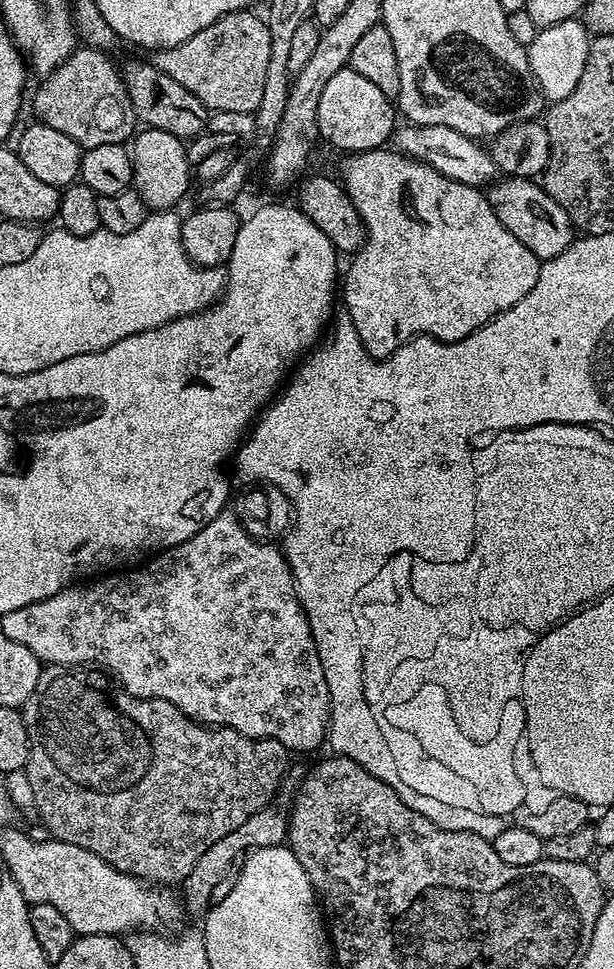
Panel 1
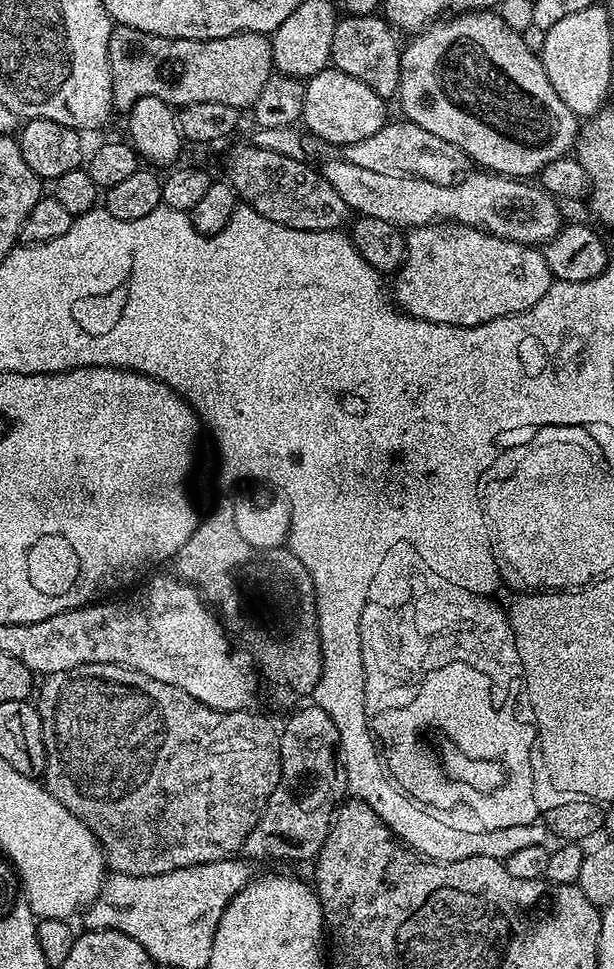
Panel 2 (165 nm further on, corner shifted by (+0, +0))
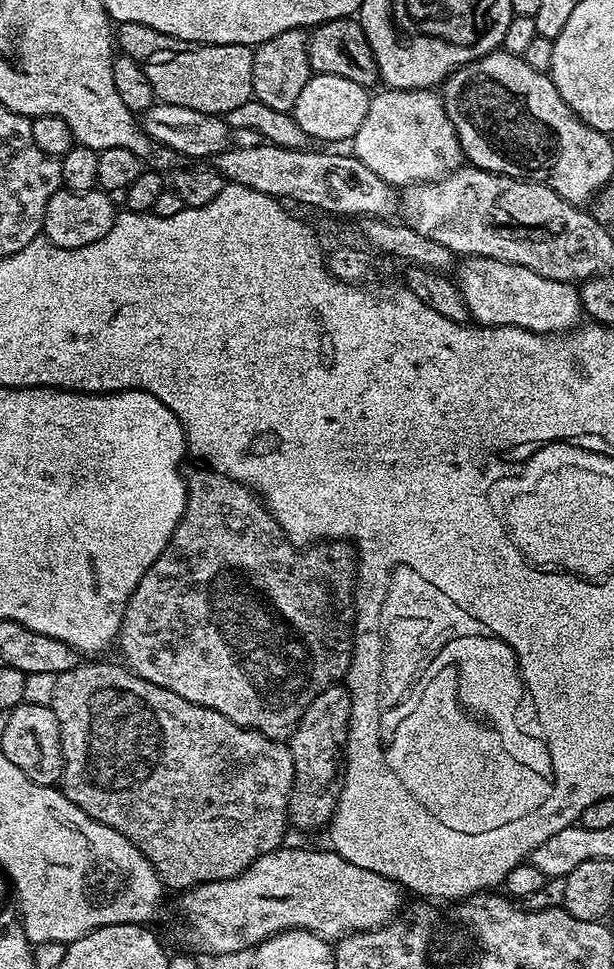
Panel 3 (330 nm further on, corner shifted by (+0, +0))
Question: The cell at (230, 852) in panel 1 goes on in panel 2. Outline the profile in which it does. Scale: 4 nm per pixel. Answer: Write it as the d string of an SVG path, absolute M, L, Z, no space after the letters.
M317 704L300 708L279 733L280 781L270 794L262 818L250 830L242 852L249 861L315 861L332 829L332 821L347 795L347 781L338 765L339 736L334 718Z

